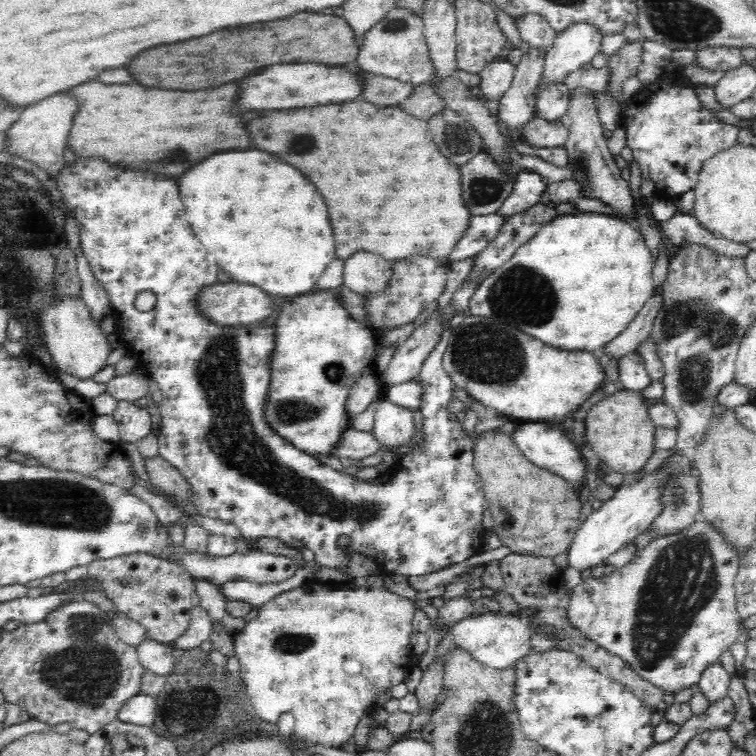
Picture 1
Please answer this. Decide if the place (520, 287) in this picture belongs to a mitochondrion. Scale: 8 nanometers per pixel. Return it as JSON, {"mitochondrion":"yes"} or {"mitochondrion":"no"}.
{"mitochondrion":"yes"}

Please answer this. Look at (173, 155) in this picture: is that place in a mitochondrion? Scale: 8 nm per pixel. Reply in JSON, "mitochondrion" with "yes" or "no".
{"mitochondrion":"yes"}

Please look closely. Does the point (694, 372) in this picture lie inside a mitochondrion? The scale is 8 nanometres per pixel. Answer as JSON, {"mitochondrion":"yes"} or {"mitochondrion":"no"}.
{"mitochondrion":"yes"}

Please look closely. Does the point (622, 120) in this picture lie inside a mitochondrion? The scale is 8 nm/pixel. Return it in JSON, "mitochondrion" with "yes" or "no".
{"mitochondrion":"no"}

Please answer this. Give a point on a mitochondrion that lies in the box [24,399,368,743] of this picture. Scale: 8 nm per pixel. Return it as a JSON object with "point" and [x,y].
{"point":[87,672]}

